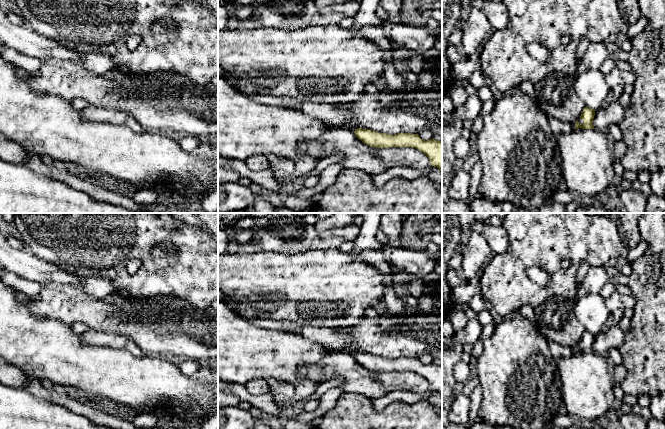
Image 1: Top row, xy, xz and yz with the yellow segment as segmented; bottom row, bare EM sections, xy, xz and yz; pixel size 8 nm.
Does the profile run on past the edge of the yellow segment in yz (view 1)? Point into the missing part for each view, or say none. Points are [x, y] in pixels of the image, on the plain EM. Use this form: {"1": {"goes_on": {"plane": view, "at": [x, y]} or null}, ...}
{"1": {"goes_on": {"plane": "yz", "at": [558, 351]}}}

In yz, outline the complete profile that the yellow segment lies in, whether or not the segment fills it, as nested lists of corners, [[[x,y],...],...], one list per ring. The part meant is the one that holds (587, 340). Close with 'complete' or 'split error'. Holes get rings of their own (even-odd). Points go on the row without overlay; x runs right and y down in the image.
[[[585,331],[582,335],[580,342],[574,347],[563,346],[556,342],[549,342],[550,352],[553,359],[558,361],[562,357],[568,357],[574,353],[593,353],[593,343],[595,340],[595,334]]]; split error

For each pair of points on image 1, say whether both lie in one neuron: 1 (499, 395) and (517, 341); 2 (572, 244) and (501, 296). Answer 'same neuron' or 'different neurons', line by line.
1: same neuron
2: same neuron

